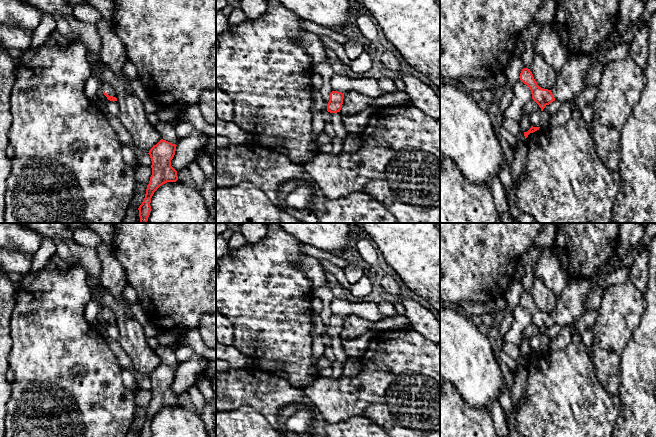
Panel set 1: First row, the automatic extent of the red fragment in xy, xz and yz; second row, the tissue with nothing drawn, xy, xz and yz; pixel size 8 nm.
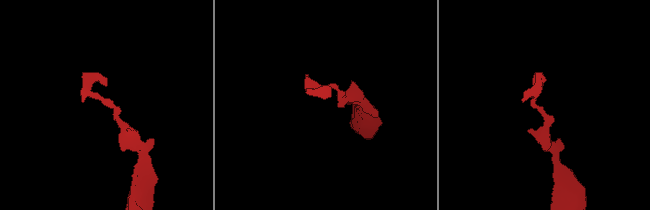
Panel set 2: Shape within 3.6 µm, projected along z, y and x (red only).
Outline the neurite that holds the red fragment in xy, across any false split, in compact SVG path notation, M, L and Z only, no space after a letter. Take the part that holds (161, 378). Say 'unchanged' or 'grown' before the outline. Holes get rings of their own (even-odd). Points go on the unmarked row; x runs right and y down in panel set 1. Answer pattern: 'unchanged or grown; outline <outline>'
unchanged; outline M161 363L150 373L148 378L152 385L152 399L147 409L145 422L138 432L139 437L150 437L150 427L154 416L165 407L176 406L178 404L177 395L171 390L176 370Z

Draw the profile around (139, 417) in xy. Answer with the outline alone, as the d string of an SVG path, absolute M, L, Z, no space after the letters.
M141 406L136 407L136 412L134 414L134 420L132 422L131 428L134 429L136 432L142 428L145 418L146 418L147 409Z

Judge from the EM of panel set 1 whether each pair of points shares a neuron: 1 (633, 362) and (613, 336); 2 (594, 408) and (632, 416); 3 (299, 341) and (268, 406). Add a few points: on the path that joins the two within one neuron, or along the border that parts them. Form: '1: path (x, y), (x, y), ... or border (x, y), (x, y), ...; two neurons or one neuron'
1: border (635, 329), (621, 356), (619, 373); two neurons
2: border (619, 394), (621, 409), (614, 426); two neurons
3: border (288, 380), (292, 386), (303, 390); two neurons

